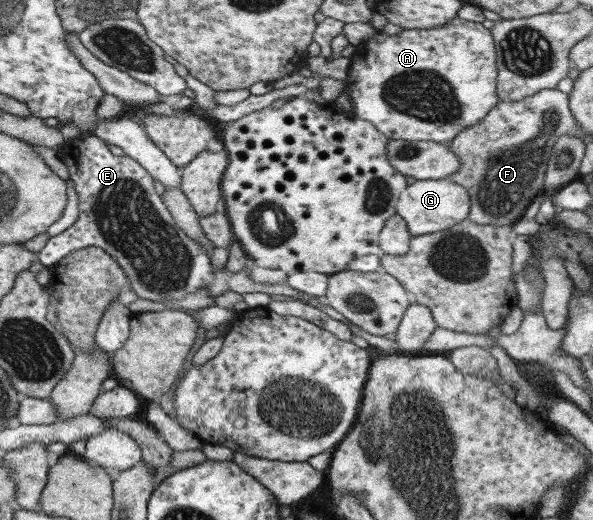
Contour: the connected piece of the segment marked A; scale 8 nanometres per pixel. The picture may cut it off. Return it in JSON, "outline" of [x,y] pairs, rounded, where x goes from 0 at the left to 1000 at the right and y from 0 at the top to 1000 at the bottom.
{"outline":[[[774,35],[723,58],[685,54],[666,67],[634,60],[592,106],[580,173],[594,202],[594,219],[626,237],[654,269],[754,277],[779,248],[809,235],[840,198],[835,108],[826,58],[809,44]]]}

